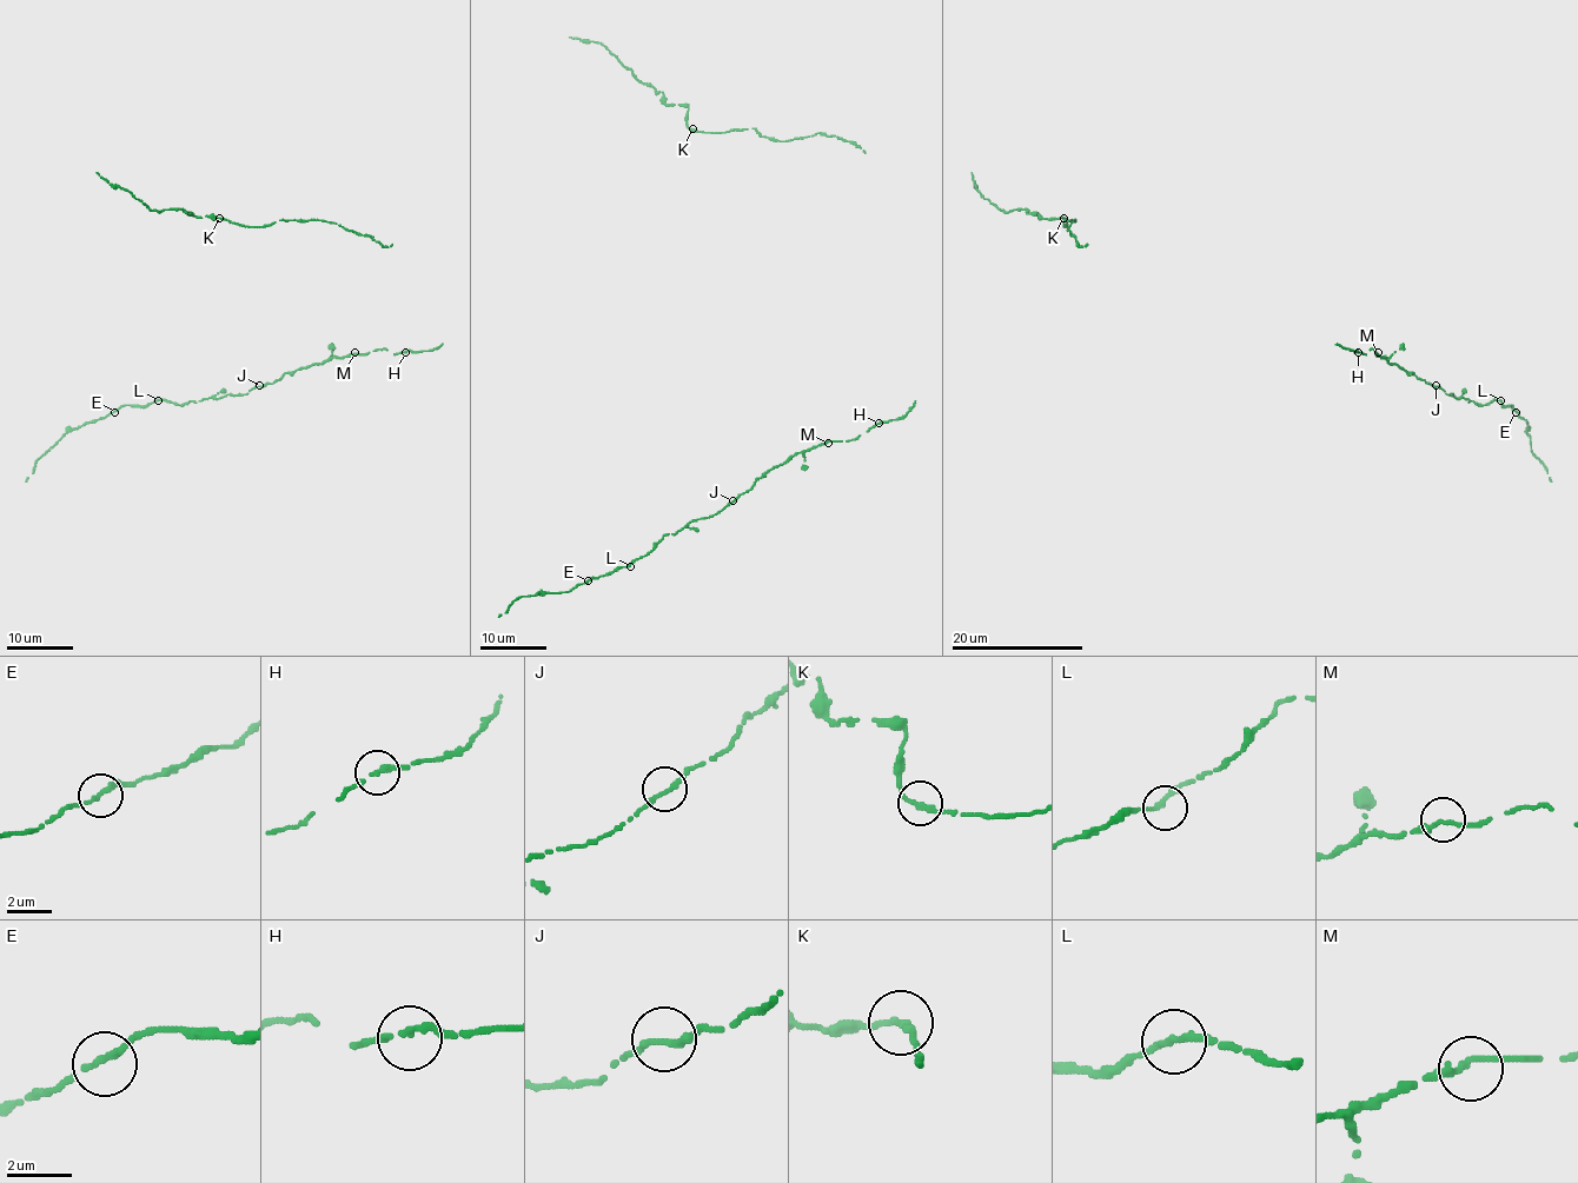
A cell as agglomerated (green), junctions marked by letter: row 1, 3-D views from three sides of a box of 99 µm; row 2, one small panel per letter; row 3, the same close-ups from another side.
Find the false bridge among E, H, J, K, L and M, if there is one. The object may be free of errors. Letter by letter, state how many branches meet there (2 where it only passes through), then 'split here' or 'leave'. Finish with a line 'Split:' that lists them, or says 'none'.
E: branches 2; leave
H: branches 2; leave
J: branches 2; leave
K: branches 2; leave
L: branches 2; leave
M: branches 2; leave
Split: none

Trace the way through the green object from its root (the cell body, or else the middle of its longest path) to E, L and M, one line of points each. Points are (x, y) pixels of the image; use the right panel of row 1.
E: (1334, 345), (1365, 354), (1374, 350), (1445, 393), (1483, 405), (1499, 400), (1516, 412)
L: (1334, 345), (1365, 354), (1374, 350), (1391, 364), (1457, 399), (1483, 405), (1500, 400)
M: (1334, 345), (1365, 354), (1370, 350), (1378, 352)

